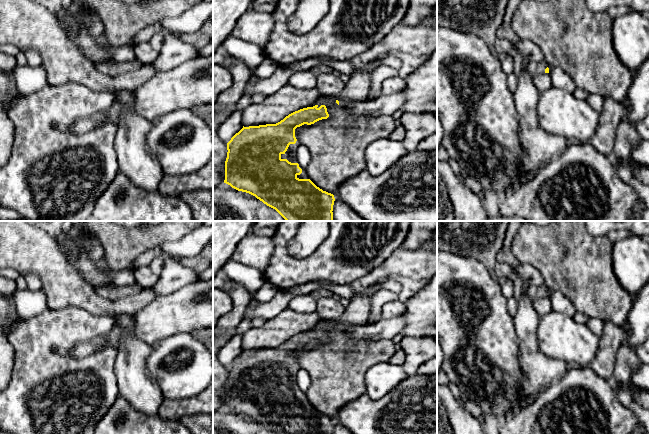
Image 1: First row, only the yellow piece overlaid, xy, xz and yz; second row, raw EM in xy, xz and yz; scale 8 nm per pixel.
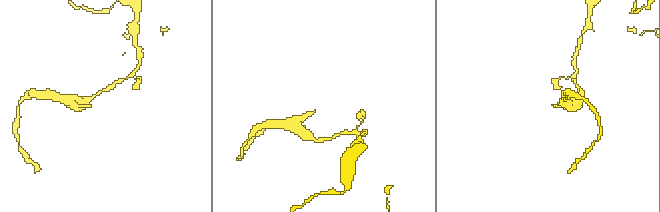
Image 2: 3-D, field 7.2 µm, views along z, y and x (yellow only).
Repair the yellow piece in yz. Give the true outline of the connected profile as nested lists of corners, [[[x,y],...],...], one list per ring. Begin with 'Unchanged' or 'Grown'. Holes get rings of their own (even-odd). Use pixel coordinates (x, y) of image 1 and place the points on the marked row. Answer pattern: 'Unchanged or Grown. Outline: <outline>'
Grown. Outline: [[[543,60],[529,62],[526,69],[532,76],[536,76],[540,73],[549,73],[548,65]]]

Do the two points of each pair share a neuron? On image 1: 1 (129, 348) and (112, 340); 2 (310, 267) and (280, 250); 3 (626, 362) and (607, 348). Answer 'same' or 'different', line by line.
1: different
2: same
3: different

